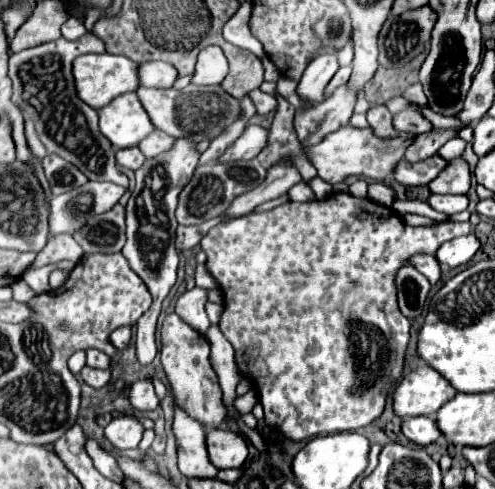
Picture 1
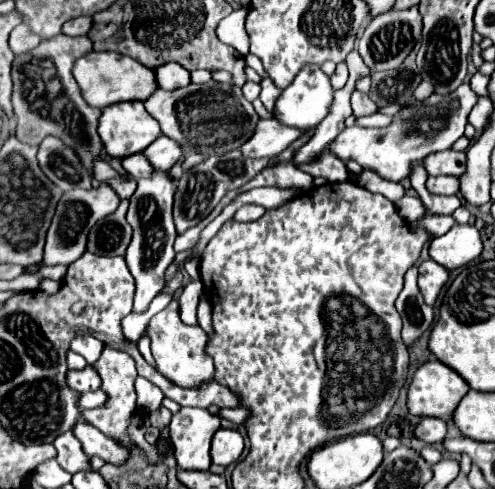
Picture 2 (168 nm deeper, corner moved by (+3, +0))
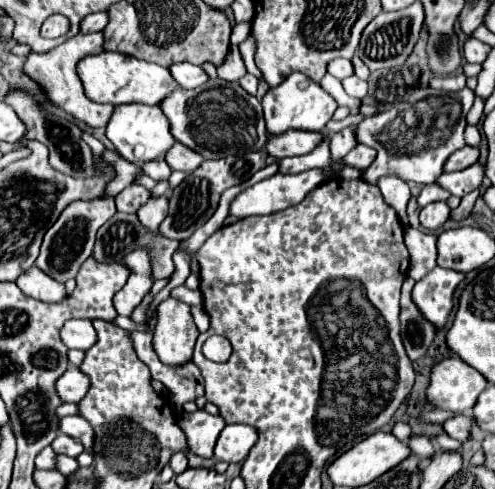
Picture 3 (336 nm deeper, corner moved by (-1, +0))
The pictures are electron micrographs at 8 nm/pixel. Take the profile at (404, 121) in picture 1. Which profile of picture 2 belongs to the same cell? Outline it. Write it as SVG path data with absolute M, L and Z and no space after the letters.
M372 114L372 116L358 116L356 118L356 124L358 126L364 126L364 128L380 128L380 126L386 126L386 124L390 124L392 122L392 118L390 116L386 116L386 114Z

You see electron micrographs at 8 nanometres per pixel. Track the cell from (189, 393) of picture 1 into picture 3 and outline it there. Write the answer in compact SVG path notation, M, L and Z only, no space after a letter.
M168 298L158 306L158 320L154 328L154 346L160 362L170 366L182 366L192 360L196 338L200 336L196 324L192 324L190 306Z

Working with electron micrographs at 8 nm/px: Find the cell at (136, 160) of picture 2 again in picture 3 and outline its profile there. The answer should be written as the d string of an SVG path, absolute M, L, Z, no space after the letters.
M156 158L156 160L144 162L144 164L142 164L142 172L148 174L150 178L154 178L156 182L160 182L160 180L168 180L170 174L172 174L172 170L168 168L168 164L166 164L164 158Z

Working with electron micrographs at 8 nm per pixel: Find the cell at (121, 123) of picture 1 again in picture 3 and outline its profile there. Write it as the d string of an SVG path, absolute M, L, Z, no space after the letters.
M144 104L116 106L114 114L106 126L106 136L114 144L116 152L124 160L128 160L136 166L162 156L176 142L176 140L172 140L172 134L168 128L168 118L160 112L160 108L158 106L144 106Z

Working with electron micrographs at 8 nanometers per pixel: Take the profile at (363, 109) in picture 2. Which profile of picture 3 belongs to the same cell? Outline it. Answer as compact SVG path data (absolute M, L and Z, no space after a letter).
M358 76L344 78L344 80L342 80L342 86L344 86L344 90L346 90L346 94L348 94L348 96L358 98L358 100L366 98L366 94L368 94L368 84L366 84L364 80L360 80Z

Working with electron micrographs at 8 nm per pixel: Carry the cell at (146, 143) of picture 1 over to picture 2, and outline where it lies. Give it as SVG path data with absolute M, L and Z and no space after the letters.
M160 136L156 140L156 144L150 144L144 150L144 154L152 162L152 166L160 172L168 172L182 158L180 146L172 140L168 140L168 136Z

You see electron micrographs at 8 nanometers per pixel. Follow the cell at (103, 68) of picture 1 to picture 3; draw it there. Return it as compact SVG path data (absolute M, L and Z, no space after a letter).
M100 52L82 58L78 62L78 76L84 84L88 98L92 98L94 102L104 102L114 106L128 104L128 102L158 104L160 100L164 100L164 96L168 96L178 86L172 74L168 72L168 68L120 52Z

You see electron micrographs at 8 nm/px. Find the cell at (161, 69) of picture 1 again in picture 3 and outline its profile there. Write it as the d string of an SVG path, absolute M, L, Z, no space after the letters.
M188 62L172 64L168 70L172 72L172 76L174 76L174 80L178 82L180 88L196 88L196 86L200 86L208 80L206 72L200 66L194 66L194 64L188 64Z

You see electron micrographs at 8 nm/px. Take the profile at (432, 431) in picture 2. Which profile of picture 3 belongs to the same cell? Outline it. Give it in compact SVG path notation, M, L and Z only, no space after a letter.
M454 416L454 418L450 418L450 420L444 422L444 432L450 438L466 442L466 438L470 436L470 426L472 424L474 424L474 420L468 418L468 416Z

